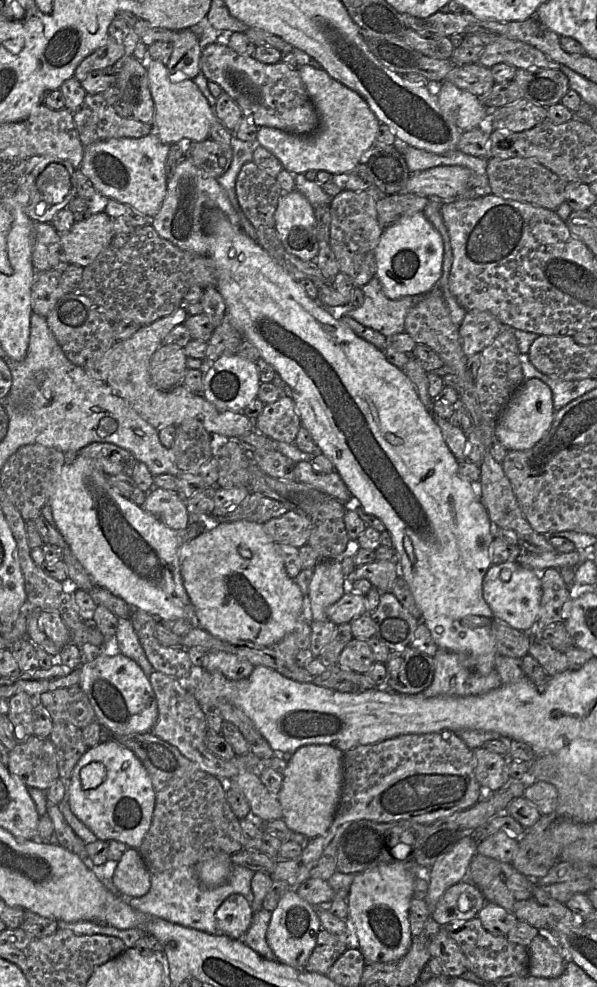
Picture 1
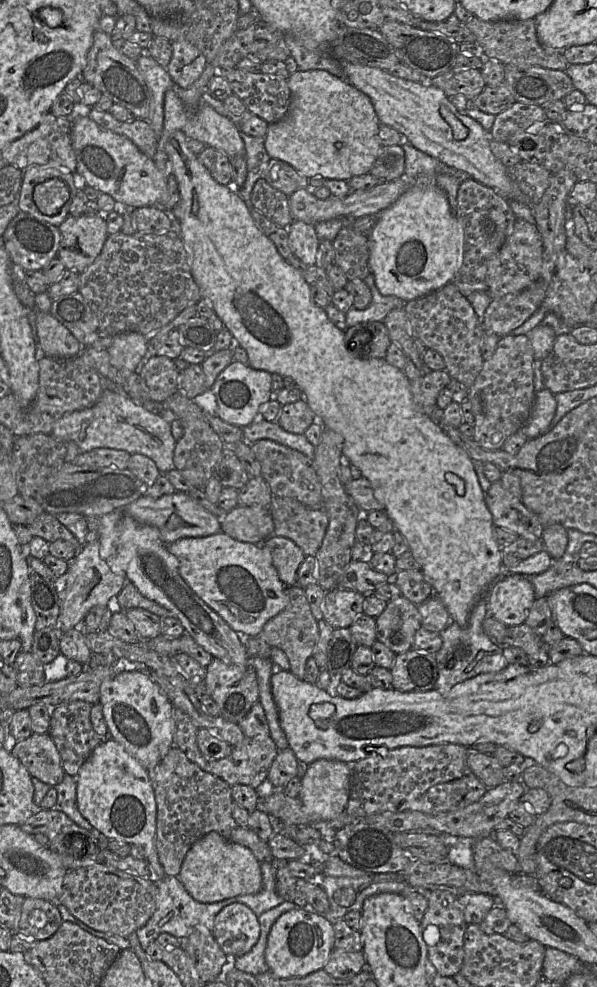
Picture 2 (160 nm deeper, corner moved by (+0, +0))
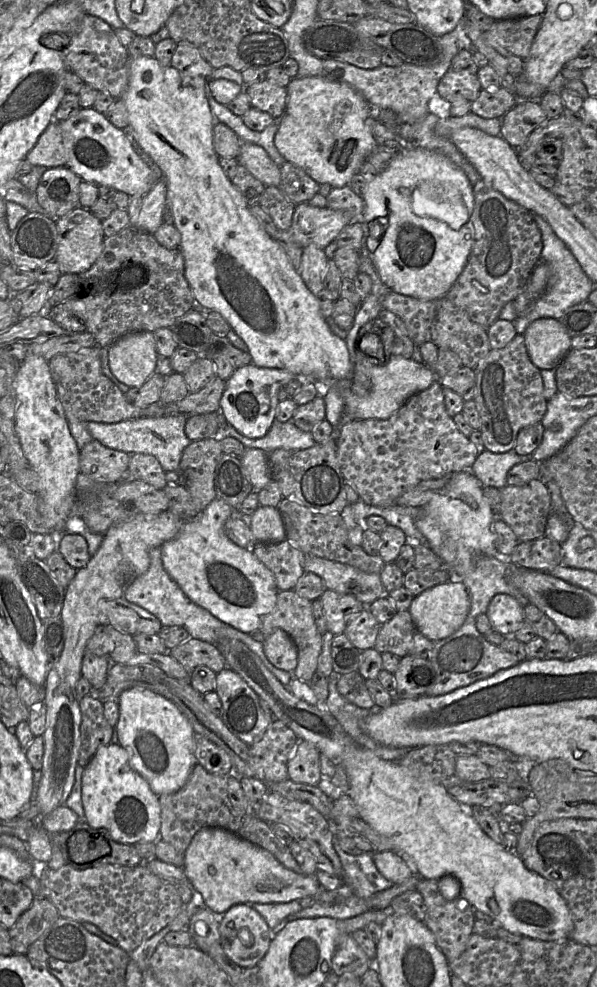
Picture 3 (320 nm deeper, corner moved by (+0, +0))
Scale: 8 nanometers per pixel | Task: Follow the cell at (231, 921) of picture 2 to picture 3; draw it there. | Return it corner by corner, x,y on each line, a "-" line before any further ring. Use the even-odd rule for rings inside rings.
246,904
233,905
224,913
219,933
223,950
242,968
258,966
271,943
266,921

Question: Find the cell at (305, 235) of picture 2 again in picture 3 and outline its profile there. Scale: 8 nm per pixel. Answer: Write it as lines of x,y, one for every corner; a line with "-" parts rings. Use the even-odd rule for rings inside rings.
315,244
302,248
302,261
299,274
309,290
316,295
323,289
323,281
327,274
328,260
324,250

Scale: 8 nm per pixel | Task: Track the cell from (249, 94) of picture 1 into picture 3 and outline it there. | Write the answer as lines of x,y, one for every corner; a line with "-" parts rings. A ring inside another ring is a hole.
264,80
245,87
251,107
266,112
273,119
282,118
286,108
286,88

